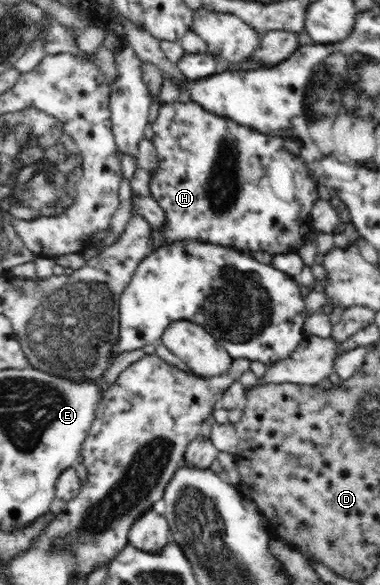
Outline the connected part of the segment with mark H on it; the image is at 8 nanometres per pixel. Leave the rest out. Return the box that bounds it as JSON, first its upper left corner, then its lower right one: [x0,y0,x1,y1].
[150,100,320,256]

